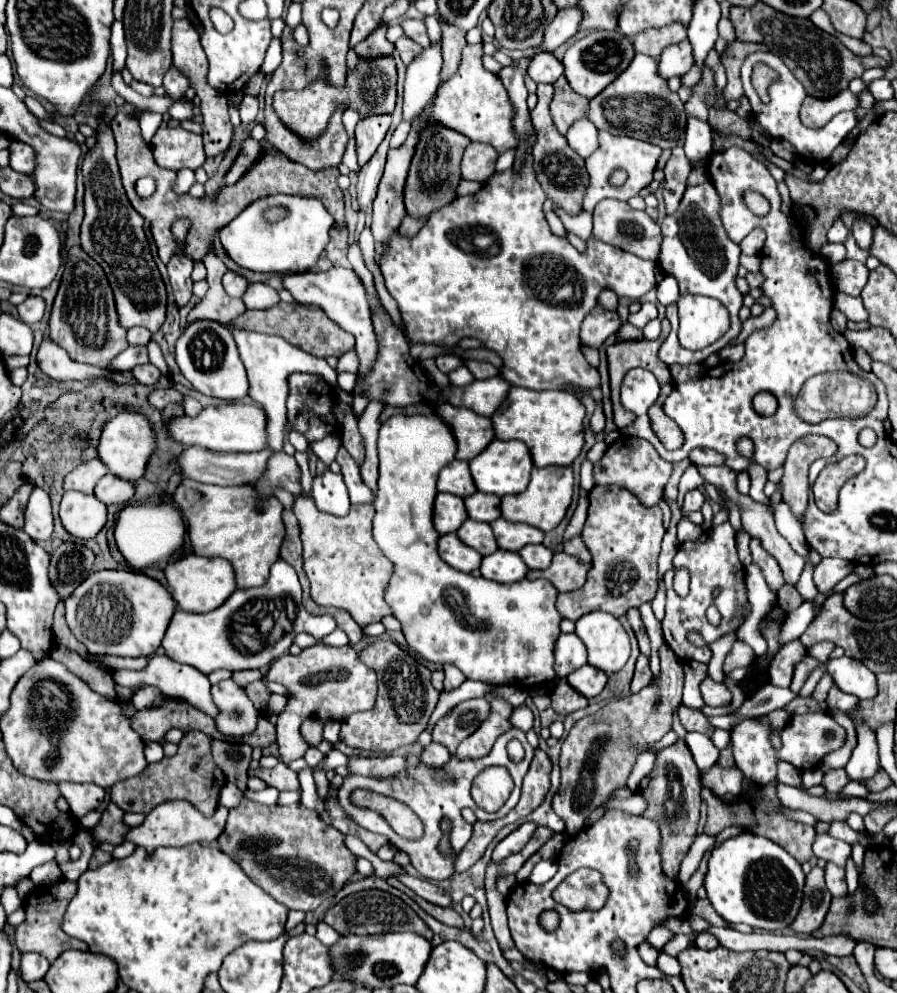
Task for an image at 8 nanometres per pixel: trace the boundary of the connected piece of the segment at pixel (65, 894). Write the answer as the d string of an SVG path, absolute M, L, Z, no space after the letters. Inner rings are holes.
M62 878L62 880L58 880L56 884L50 884L50 886L46 886L46 884L34 886L34 890L24 900L26 918L14 932L16 948L20 952L38 952L50 964L66 950L88 950L88 944L84 944L82 940L72 938L72 936L64 934L64 930L60 930L60 922L62 922L64 910L68 908L68 902L72 900L74 894L76 894L76 882L66 880L66 878Z

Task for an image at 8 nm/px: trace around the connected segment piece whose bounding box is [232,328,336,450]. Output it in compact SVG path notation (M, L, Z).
M232 328L234 340L238 344L240 358L248 372L248 398L260 404L268 414L268 442L272 450L282 450L282 432L286 424L286 396L288 396L288 376L294 372L314 372L326 378L336 388L336 370L326 364L324 358L312 358L304 350L288 344L280 336L268 336L252 330Z

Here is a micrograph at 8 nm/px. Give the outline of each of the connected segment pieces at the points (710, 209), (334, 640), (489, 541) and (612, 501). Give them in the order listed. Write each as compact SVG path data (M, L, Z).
M696 184L696 186L686 188L678 210L664 218L662 234L664 234L664 242L662 242L662 252L660 252L658 264L666 274L672 274L678 280L680 294L714 296L728 308L730 318L732 318L732 326L730 326L728 334L724 334L724 338L720 338L720 342L714 342L712 346L708 346L704 350L684 350L678 344L676 304L666 306L666 318L670 320L672 330L670 330L668 338L662 342L658 358L668 366L678 364L678 362L680 364L692 364L692 362L700 364L708 354L718 352L724 346L728 346L730 340L734 340L742 330L738 310L742 306L744 296L736 288L736 276L738 276L738 266L740 266L738 264L740 246L728 238L728 234L726 234L726 230L722 226L722 220L720 220L720 196L716 192L716 188L710 186L710 184Z
M336 628L331 634L327 635L323 642L331 646L344 646L349 643L348 637L344 632L341 632L341 629Z
M466 520L460 528L458 528L458 538L468 544L470 548L474 548L476 552L480 552L482 556L488 556L492 552L498 550L498 544L496 544L496 536L490 528L490 524L486 522L478 522L478 520Z
M594 486L590 492L588 520L582 530L582 538L592 554L592 570L580 590L558 594L556 608L562 618L576 622L580 616L594 610L622 618L628 608L652 602L658 588L656 572L662 536L660 506L648 508L620 486Z

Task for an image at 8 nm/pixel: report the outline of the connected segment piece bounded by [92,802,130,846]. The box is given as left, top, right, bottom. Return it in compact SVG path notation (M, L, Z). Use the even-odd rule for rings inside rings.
M114 802L108 804L108 808L102 814L100 824L92 830L94 838L100 842L108 842L112 846L118 846L124 842L124 836L128 834L128 826L124 824L124 810L120 806L116 806Z

